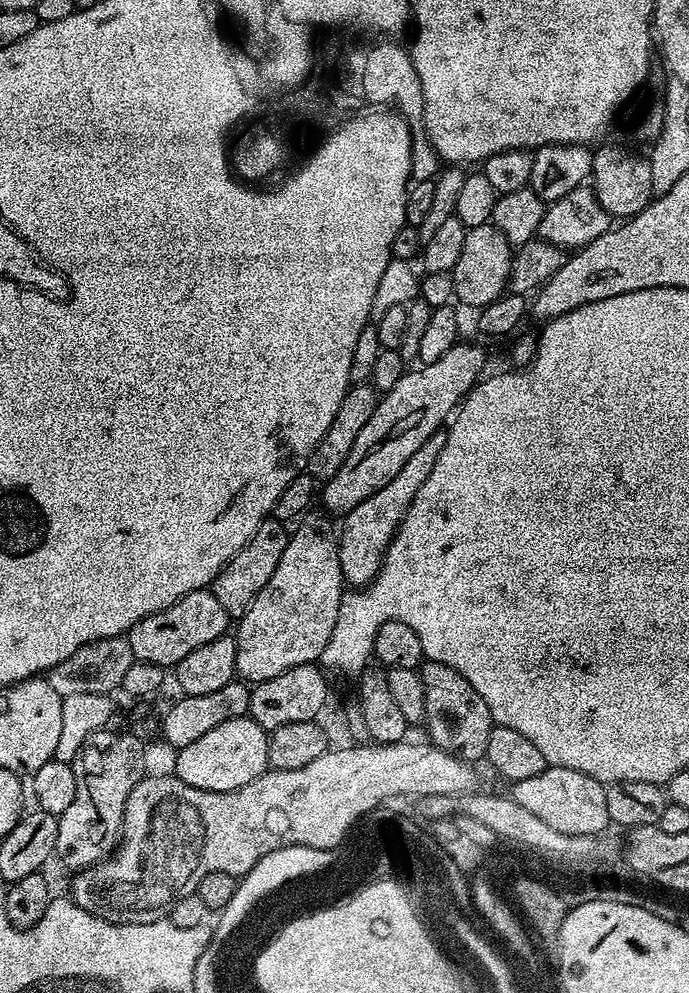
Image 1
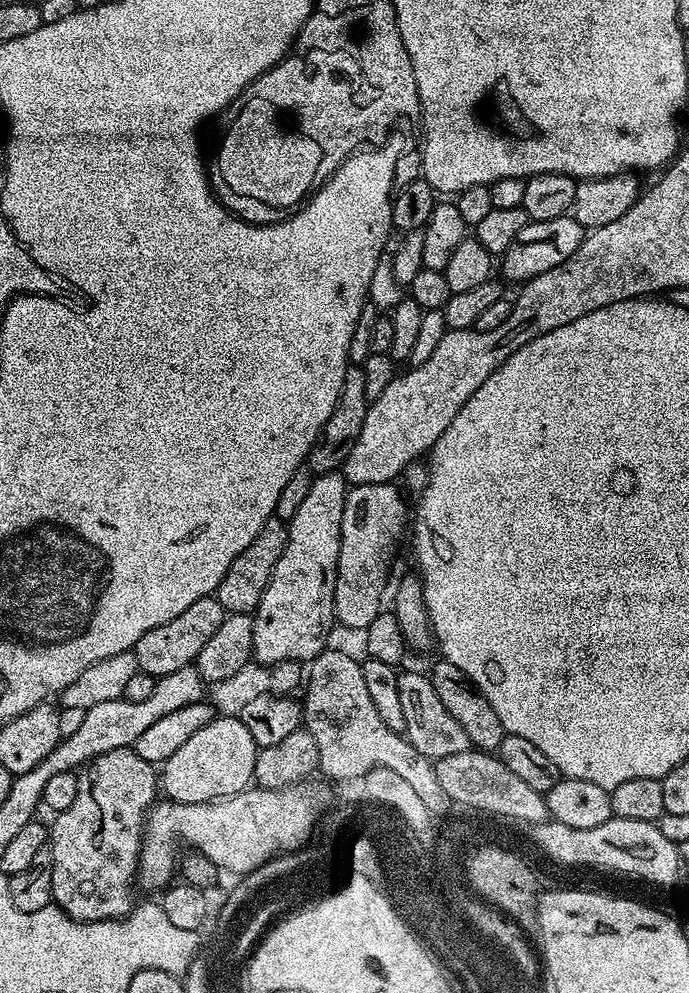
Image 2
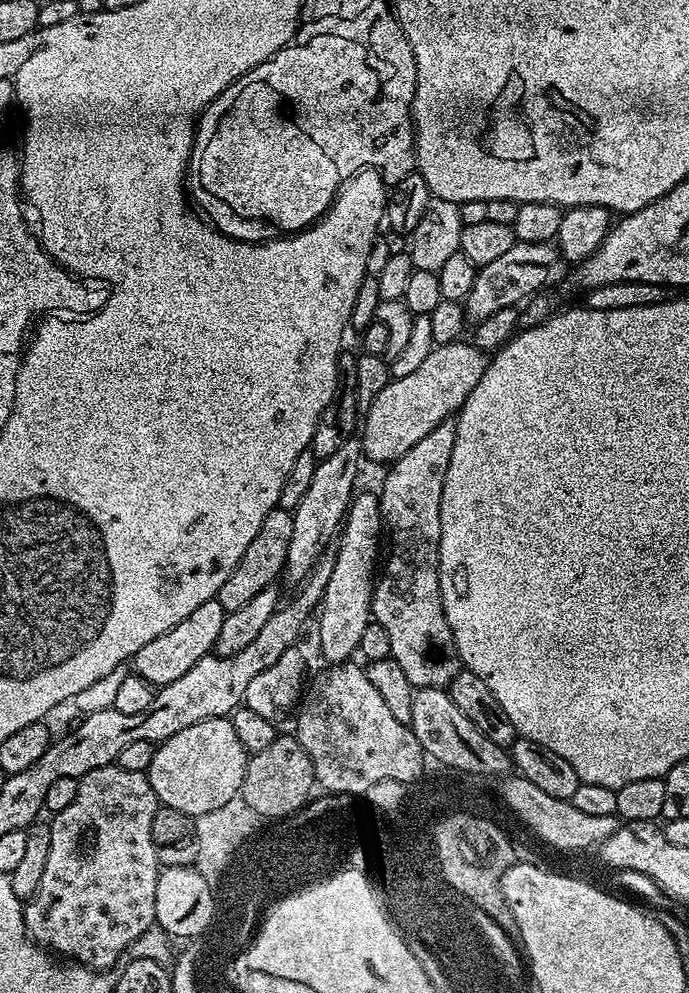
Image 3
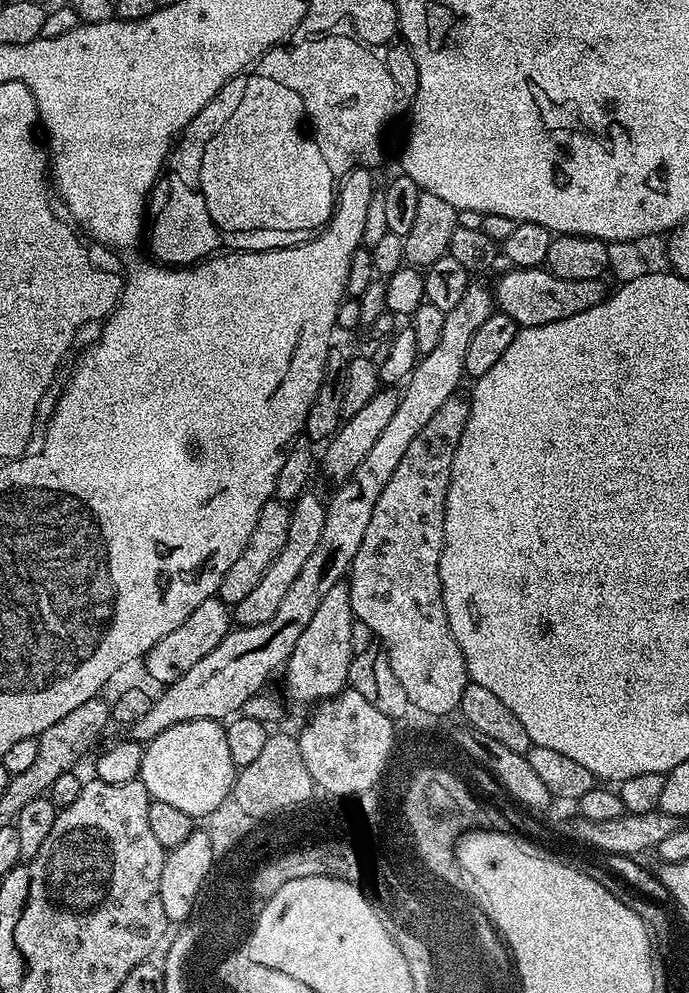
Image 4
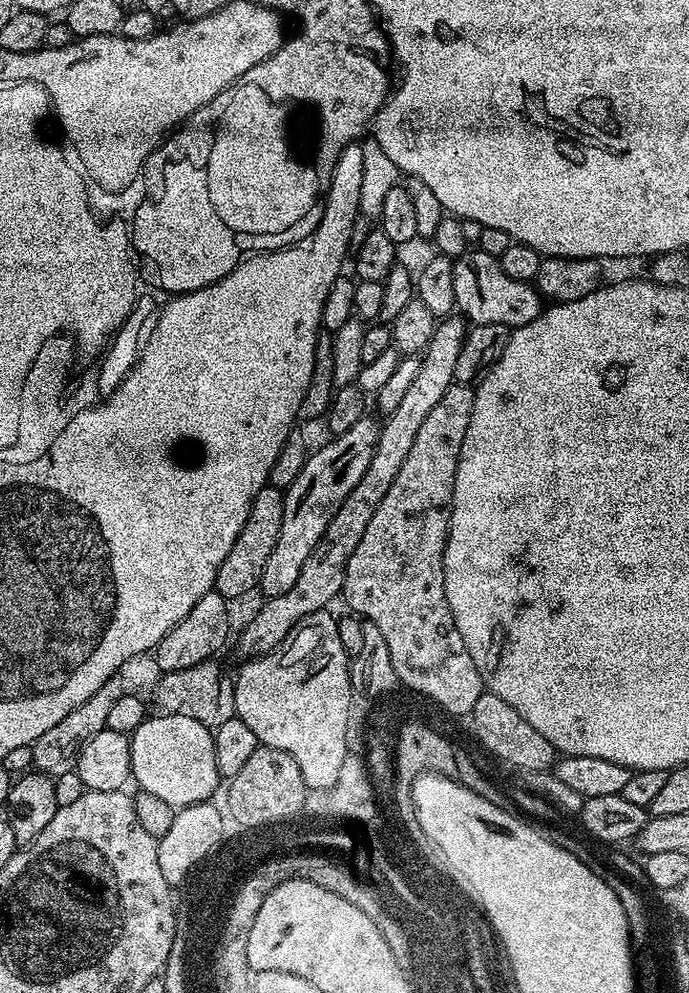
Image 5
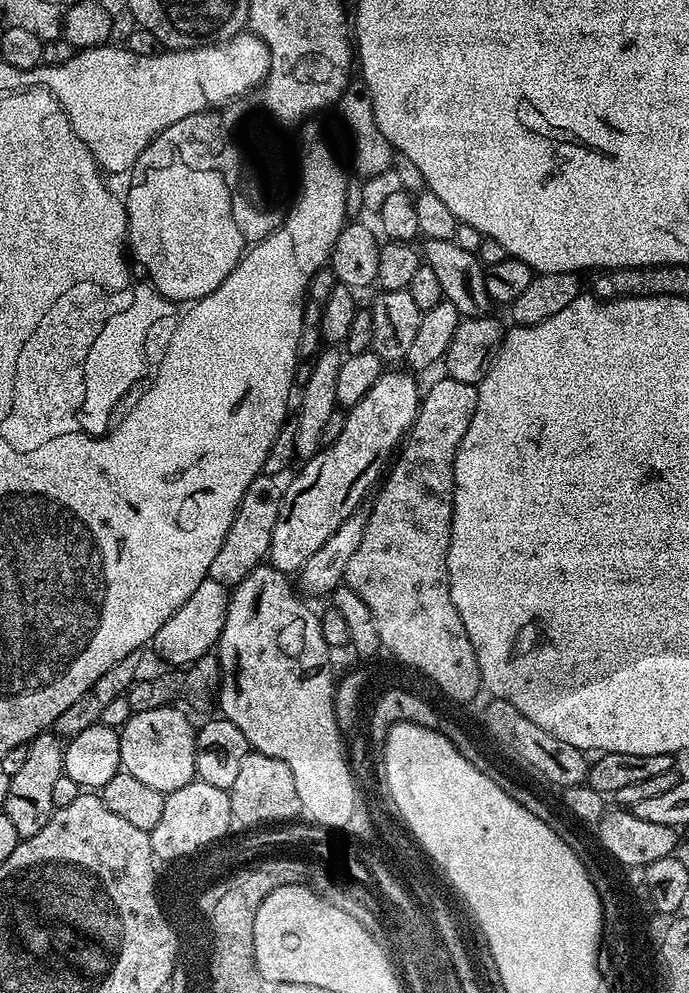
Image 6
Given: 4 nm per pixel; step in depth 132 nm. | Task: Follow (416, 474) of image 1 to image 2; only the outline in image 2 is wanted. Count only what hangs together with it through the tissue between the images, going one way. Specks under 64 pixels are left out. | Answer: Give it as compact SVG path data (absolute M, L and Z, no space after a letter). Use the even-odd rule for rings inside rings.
M395 483L391 484L358 484L349 487L346 502L342 506L342 542L338 554L338 570L334 586L335 619L348 628L363 630L382 611L380 604L384 600L384 587L388 584L388 571L392 568L392 559L396 556L396 547L400 539L405 539L406 529L410 524L410 504L404 501L405 493Z

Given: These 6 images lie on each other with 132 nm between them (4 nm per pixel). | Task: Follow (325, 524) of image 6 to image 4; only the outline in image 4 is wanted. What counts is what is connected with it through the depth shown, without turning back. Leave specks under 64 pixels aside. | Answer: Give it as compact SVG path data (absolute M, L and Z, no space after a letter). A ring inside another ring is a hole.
M315 490L302 493L291 505L290 534L286 534L286 546L282 546L282 554L274 558L270 570L266 570L265 576L258 581L258 587L231 609L233 621L239 627L259 626L262 622L270 622L270 618L274 618L278 606L282 606L286 593L290 591L290 586L294 586L298 574L302 574L302 565L305 564L306 558L310 558L314 546L318 546L318 538L322 538L322 526L326 522L325 507L325 497L320 497Z

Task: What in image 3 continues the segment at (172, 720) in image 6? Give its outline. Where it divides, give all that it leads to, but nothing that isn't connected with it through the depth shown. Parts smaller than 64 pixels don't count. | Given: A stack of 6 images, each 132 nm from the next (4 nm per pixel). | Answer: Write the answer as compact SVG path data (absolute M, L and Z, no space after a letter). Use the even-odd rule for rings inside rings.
M215 716L209 720L194 722L194 726L186 726L186 730L178 730L178 734L163 741L153 751L146 775L157 801L163 807L182 810L182 814L198 817L207 812L227 809L231 805L228 803L239 797L249 755L242 742L238 742L238 733L234 731L231 719L226 716Z

